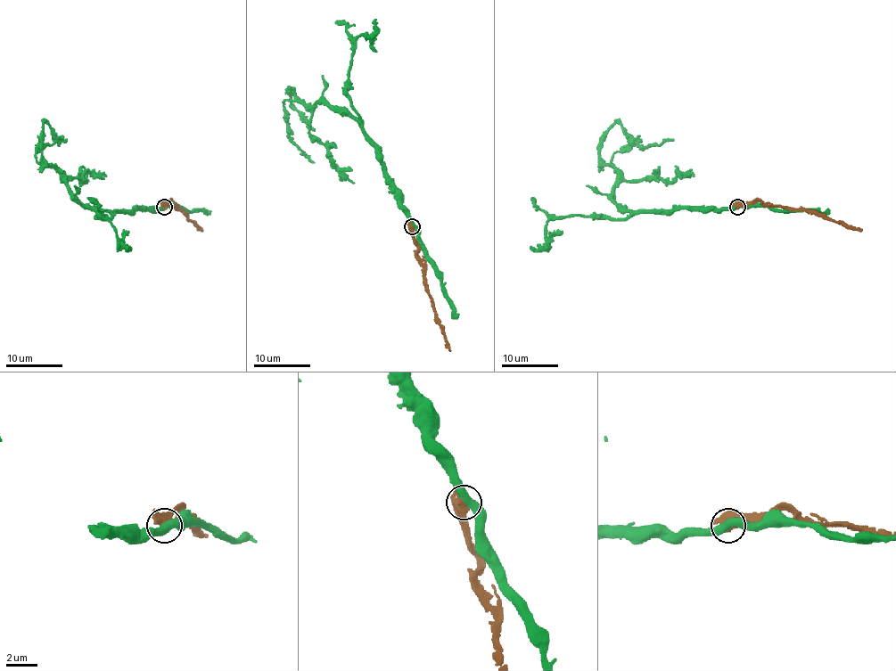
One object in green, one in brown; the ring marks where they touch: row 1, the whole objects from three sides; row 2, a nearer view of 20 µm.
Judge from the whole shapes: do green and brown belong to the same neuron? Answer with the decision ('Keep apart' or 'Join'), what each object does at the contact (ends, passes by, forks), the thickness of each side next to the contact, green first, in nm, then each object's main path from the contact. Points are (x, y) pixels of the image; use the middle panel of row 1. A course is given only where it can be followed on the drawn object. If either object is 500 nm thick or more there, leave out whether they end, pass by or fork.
Keep apart. At the ring green passes by. At the ring brown passes by. Thickness 480 nm (green) against 440 nm. Course of green: (413, 226), (381, 149), (352, 118), (325, 103), (306, 107), (286, 100), (289, 137), (314, 163). Course of brown: (413, 226), (427, 292), (450, 351)

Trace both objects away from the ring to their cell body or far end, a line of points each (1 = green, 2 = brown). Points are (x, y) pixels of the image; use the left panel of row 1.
1: (165, 206), (85, 208), (63, 178), (53, 168), (43, 167), (36, 154), (38, 144), (53, 145), (66, 138)
2: (165, 206), (169, 200), (202, 230)

